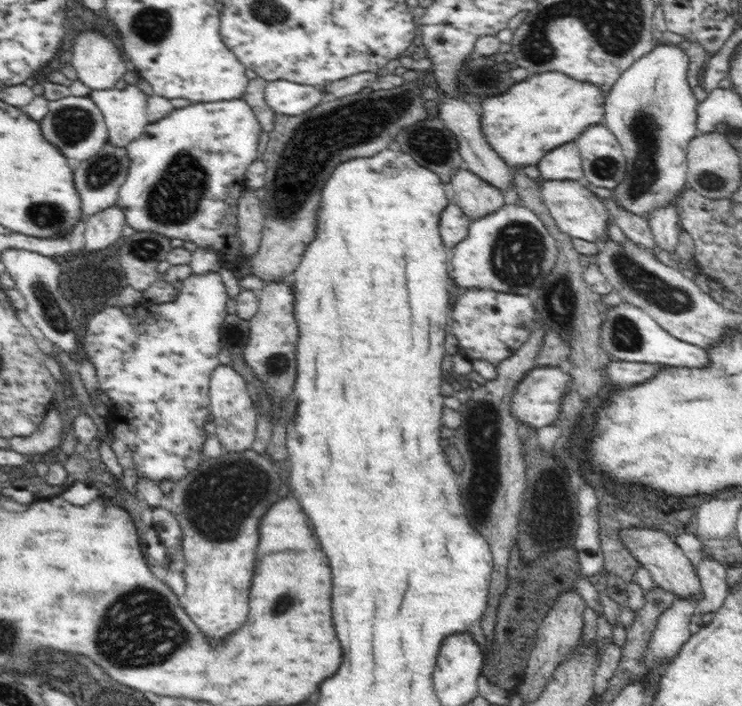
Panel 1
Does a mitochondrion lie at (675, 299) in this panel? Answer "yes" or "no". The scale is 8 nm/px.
yes

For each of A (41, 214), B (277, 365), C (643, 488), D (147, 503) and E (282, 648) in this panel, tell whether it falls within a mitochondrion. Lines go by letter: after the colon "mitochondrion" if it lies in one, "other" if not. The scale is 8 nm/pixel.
A: mitochondrion
B: mitochondrion
C: other
D: other
E: other

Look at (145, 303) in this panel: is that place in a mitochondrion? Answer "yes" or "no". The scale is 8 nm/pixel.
no

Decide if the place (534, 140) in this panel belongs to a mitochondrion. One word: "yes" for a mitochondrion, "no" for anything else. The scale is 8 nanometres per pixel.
no

